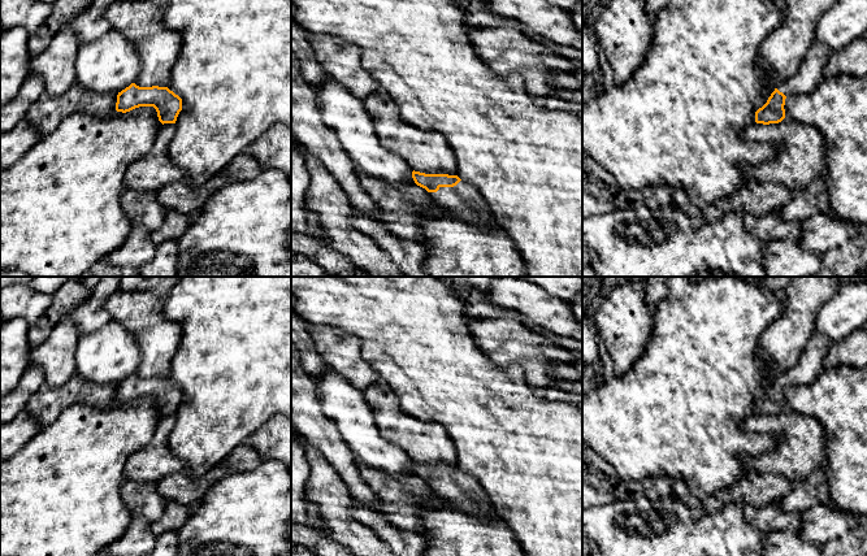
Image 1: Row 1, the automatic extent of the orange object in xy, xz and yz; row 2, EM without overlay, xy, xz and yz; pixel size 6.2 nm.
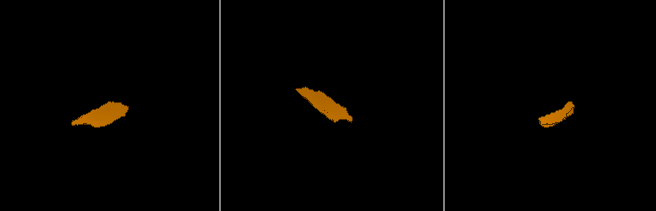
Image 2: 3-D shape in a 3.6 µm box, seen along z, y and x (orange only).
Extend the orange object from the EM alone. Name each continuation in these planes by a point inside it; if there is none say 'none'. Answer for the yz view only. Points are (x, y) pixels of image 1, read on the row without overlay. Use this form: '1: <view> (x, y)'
1: yz (811, 361)

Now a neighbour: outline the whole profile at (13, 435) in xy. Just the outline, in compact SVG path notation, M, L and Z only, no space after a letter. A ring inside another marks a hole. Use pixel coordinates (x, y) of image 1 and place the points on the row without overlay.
M27 409L8 423L0 425L0 460L14 456L40 427Z

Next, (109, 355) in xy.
M110 320L105 326L82 334L75 349L75 374L95 386L118 385L135 374L140 349L133 334Z

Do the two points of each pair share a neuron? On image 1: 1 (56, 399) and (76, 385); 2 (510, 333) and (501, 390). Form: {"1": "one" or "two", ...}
{"1": "one", "2": "two"}

